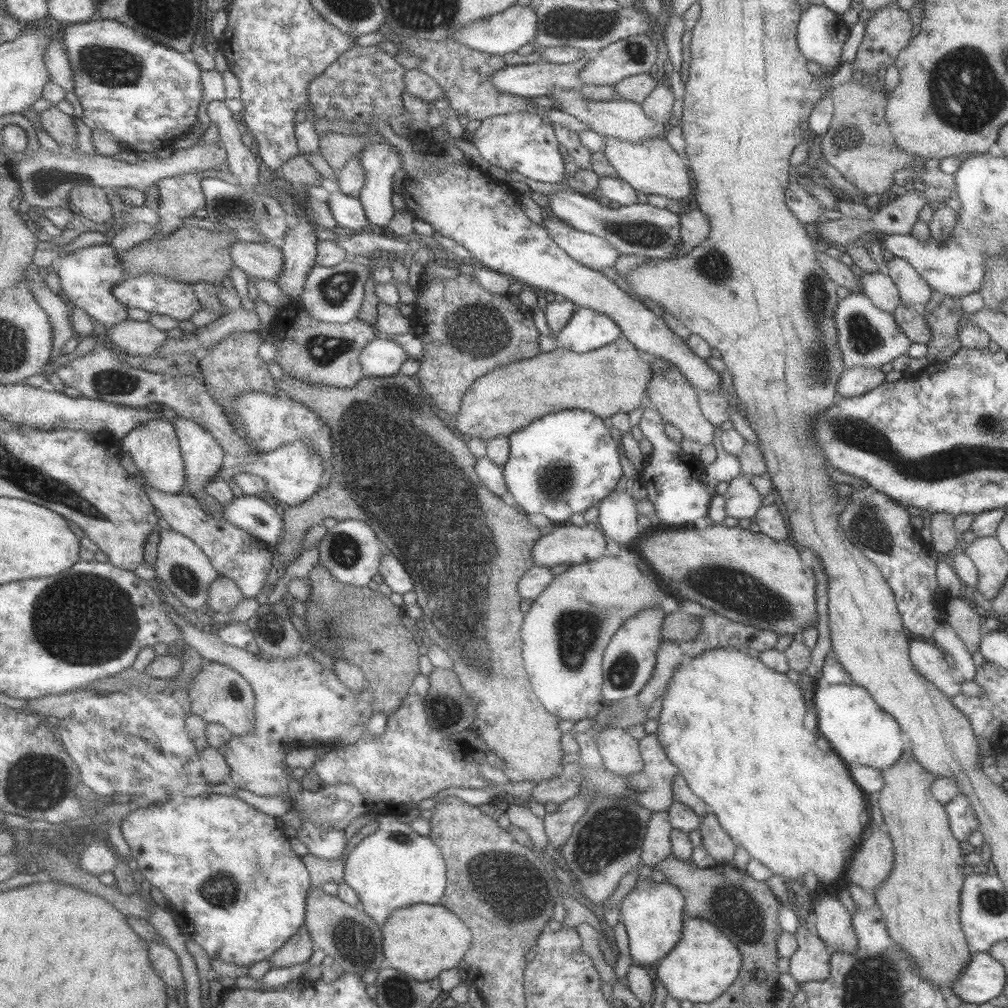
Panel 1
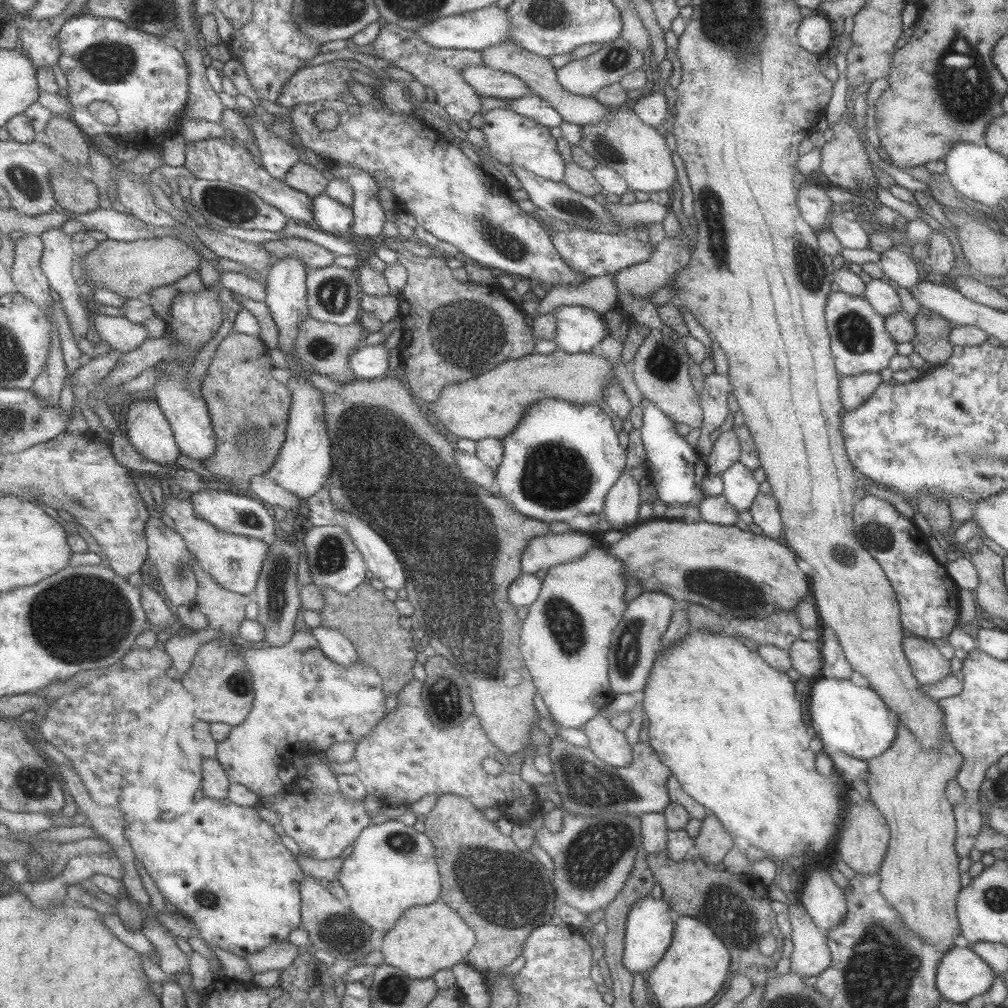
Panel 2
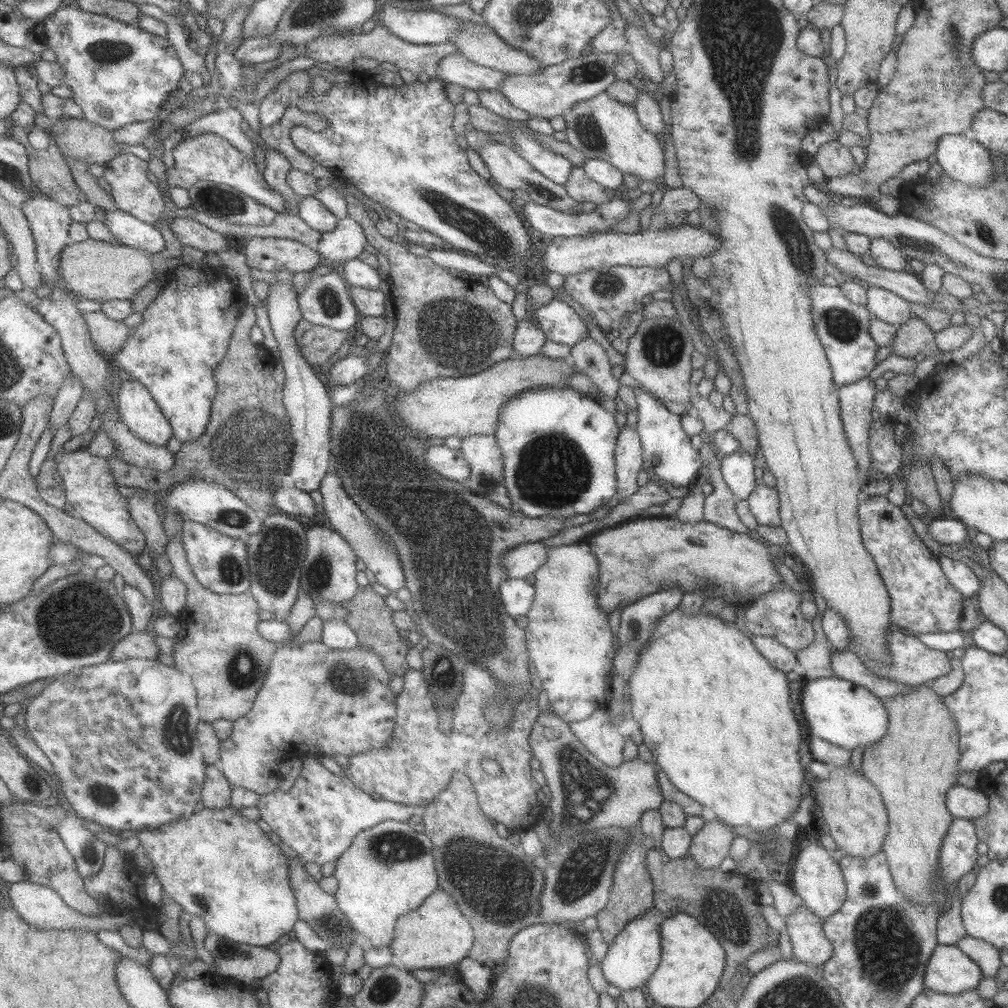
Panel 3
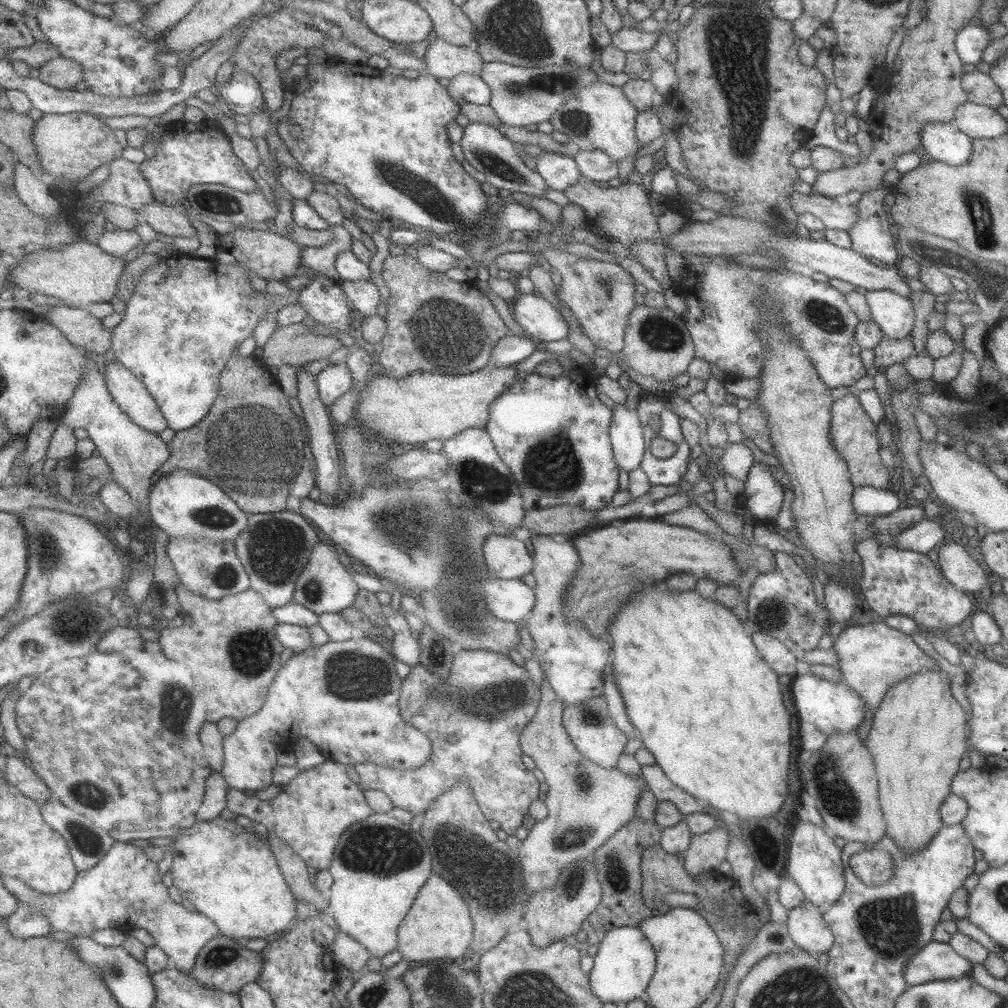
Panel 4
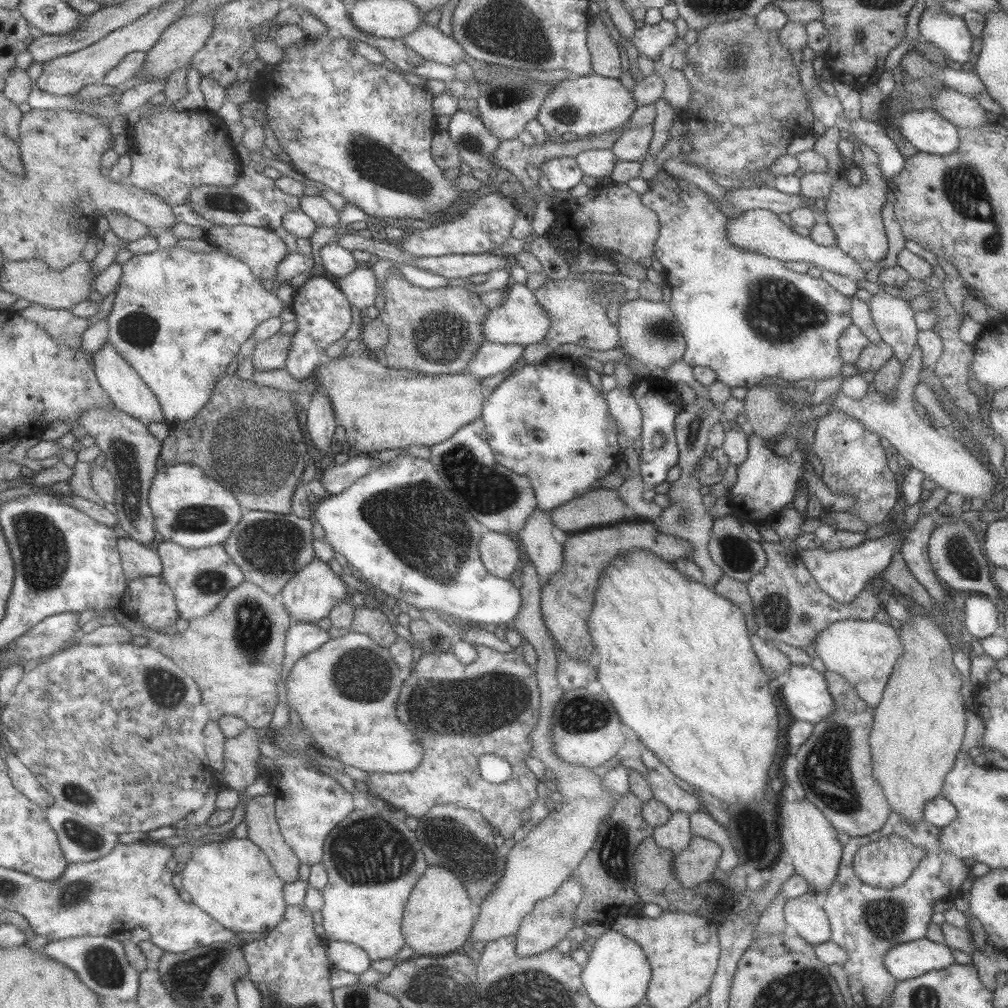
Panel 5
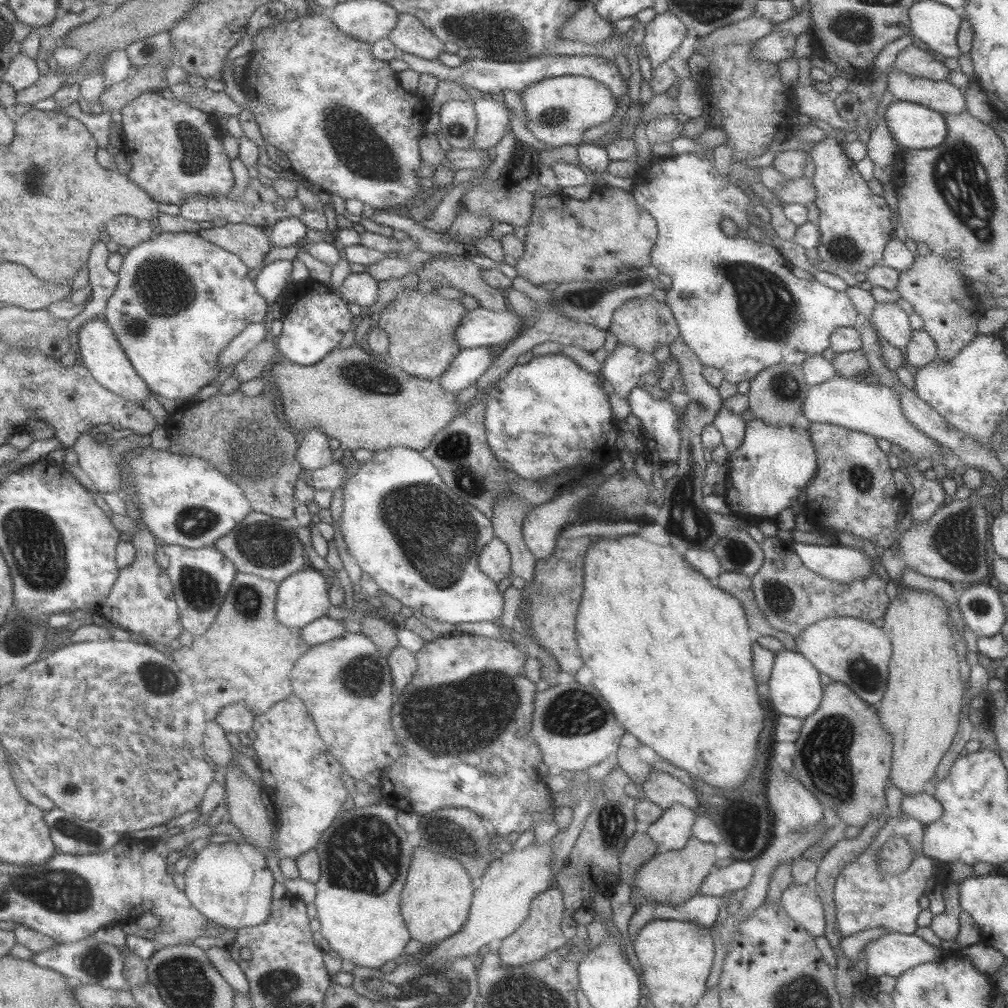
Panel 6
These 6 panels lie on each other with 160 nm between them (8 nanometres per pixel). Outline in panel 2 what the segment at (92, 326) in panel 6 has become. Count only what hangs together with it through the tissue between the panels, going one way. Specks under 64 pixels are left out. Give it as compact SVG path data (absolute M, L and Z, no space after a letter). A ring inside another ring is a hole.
M145 397L130 403L126 418L129 440L138 452L160 464L176 464L183 449L156 398Z

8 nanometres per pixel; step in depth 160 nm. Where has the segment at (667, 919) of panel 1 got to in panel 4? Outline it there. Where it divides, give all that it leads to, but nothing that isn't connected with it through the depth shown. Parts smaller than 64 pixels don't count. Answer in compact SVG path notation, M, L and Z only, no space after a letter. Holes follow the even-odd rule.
M636 926L612 927L608 932L600 935L600 940L595 949L593 949L594 965L589 973L590 989L594 996L598 997L602 1003L630 1003L632 1000L645 997L646 990L652 981L657 965L657 956L652 944L642 934L642 931Z

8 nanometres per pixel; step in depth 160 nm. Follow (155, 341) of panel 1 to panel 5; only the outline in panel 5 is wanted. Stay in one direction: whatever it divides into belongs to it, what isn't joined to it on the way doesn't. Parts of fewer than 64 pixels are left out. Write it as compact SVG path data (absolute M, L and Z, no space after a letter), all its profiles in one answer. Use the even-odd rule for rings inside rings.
M33 304L21 314L43 326L60 344L72 348L81 348L86 331L90 328L88 318L76 316L70 309L52 309Z

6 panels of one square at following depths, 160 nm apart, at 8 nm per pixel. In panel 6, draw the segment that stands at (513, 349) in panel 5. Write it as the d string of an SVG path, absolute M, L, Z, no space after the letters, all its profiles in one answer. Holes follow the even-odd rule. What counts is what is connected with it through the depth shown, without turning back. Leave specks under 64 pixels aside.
M489 346L460 349L448 367L448 372L439 378L448 392L460 392L475 384L496 358Z

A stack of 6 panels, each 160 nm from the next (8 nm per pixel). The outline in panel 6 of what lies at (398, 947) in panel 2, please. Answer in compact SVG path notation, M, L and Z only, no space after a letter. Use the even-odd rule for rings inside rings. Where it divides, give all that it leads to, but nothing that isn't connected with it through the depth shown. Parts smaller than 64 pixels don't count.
M418 846L408 888L403 894L403 913L411 928L414 939L426 944L440 944L450 935L462 930L467 922L474 886L470 882L468 871L460 861L448 856L436 847L438 852Z

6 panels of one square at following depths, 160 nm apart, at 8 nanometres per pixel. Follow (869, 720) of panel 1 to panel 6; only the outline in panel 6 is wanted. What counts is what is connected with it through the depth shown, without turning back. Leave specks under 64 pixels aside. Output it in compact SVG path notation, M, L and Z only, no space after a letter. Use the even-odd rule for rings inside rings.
M782 650L775 654L771 677L767 682L770 693L769 700L773 709L778 714L805 719L812 712L816 712L823 697L822 684L820 683L820 672L805 656L792 650Z

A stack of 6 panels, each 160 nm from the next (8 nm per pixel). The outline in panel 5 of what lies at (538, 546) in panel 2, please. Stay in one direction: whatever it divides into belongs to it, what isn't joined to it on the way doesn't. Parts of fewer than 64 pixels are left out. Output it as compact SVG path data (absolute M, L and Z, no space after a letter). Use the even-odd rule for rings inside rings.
M490 531L483 534L479 551L487 572L509 580L521 561L520 543L521 540L514 541L504 533Z

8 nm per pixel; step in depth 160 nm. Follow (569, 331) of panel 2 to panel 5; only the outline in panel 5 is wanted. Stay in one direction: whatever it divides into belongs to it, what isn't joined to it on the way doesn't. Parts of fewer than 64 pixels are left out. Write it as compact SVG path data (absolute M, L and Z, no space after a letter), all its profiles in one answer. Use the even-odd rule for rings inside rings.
M515 283L509 293L506 304L490 311L483 320L483 337L488 342L498 344L529 345L540 343L544 338L544 331L549 329L549 318L544 309L536 303L534 290L526 285Z

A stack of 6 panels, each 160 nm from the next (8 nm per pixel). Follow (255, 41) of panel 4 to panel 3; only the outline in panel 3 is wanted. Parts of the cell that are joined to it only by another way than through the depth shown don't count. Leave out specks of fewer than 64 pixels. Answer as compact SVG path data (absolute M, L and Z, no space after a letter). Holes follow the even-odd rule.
M379 24L373 31L363 34L352 34L351 32L329 35L324 34L312 44L305 46L306 57L322 63L329 63L334 67L342 67L351 74L359 72L360 69L354 66L354 60L358 58L375 59L379 63L392 62L398 67L408 70L415 75L427 74L431 80L440 80L444 86L448 83L439 78L438 68L446 56L460 54L460 49L454 43L446 44L413 44L404 39L400 39L394 31L390 31L384 24Z

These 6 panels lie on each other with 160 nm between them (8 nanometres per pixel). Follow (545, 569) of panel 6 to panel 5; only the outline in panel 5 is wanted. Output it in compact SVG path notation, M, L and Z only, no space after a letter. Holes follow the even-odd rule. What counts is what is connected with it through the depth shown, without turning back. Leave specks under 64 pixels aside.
M655 522L644 524L611 524L590 528L584 532L569 535L563 545L564 564L546 584L541 585L541 613L544 624L556 645L570 658L594 656L594 645L588 633L587 618L593 607L593 592L596 590L602 570L620 555L630 551L644 550L655 552L662 560L675 564L678 560L690 560L692 545L688 541L671 535L664 535L656 529Z

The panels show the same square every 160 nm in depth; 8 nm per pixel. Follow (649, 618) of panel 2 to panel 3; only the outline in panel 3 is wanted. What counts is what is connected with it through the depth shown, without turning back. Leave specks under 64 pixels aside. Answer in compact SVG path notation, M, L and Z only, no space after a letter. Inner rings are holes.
M666 589L652 594L629 604L621 611L621 625L619 627L616 640L618 641L618 651L615 651L613 658L614 673L620 673L624 680L632 674L633 668L636 666L639 654L642 653L642 648L646 646L650 634L652 634L653 626L656 621L671 610L678 608L682 597L686 592L680 589Z

